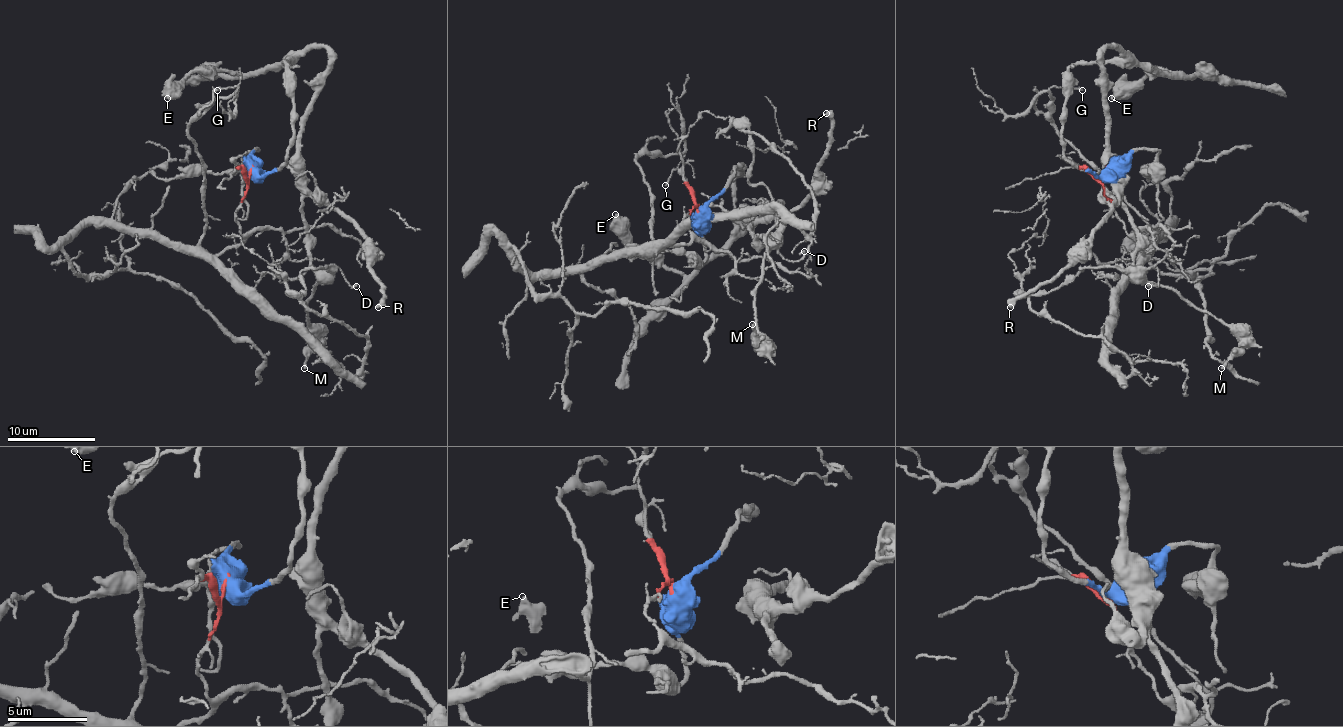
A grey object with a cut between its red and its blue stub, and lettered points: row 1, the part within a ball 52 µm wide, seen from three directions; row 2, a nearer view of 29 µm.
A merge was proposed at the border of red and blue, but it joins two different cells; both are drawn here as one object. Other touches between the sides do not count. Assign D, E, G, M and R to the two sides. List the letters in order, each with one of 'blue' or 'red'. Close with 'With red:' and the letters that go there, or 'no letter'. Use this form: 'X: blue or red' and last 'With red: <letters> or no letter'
D: blue
E: blue
G: red
M: blue
R: blue
With red: G

